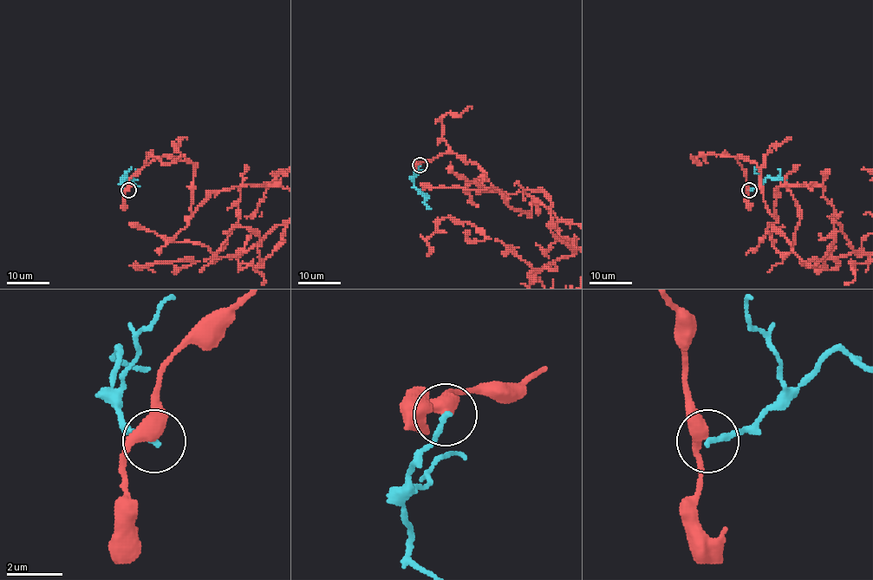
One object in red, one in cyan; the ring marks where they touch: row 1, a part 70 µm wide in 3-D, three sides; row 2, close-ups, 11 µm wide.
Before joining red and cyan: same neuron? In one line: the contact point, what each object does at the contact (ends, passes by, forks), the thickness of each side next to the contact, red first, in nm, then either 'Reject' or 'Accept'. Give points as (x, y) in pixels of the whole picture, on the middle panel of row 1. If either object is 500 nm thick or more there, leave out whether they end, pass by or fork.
Place: (420, 165). At the ring red passes by. At the ring cyan ends. Thickness 440 nm (red) against 200 nm. Reject

